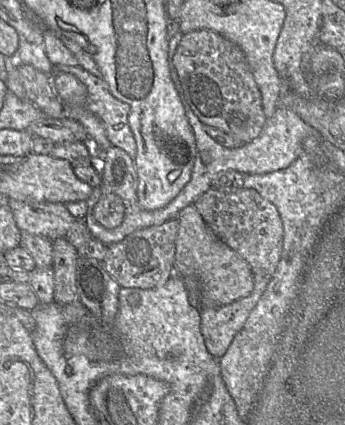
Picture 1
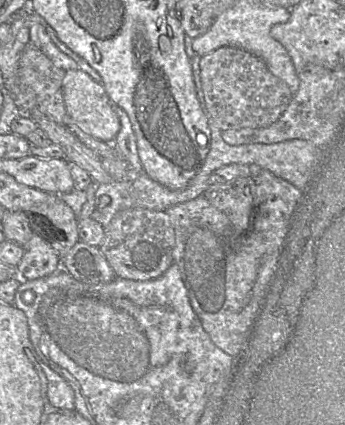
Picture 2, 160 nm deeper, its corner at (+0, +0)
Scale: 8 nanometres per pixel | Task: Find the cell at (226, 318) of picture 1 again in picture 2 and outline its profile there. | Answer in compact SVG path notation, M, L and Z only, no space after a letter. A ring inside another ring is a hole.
M260 169L253 182L253 216L249 230L243 234L238 234L229 218L205 196L172 206L165 211L175 232L174 263L180 269L191 307L212 342L232 358L239 357L247 347L254 323L277 270L293 215L303 197L300 189L265 169Z

